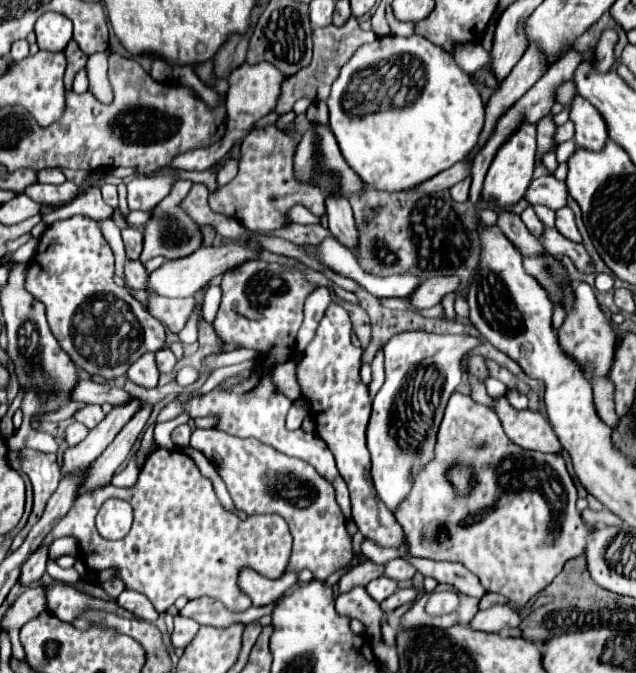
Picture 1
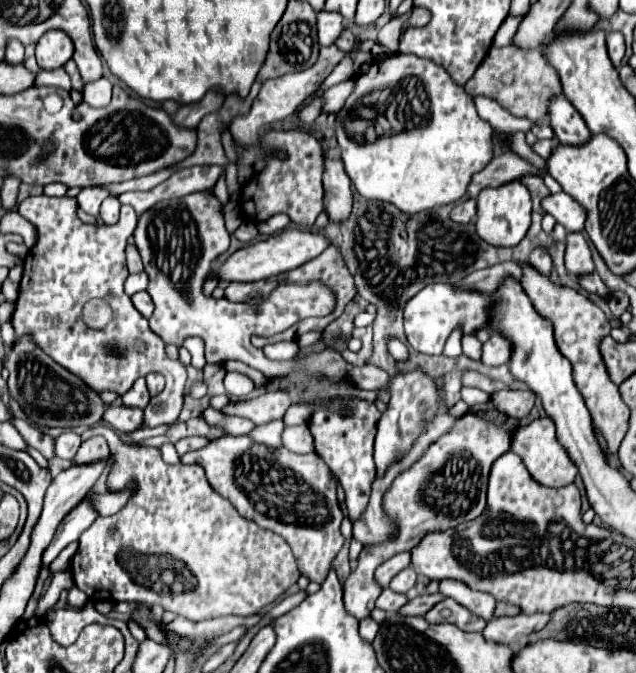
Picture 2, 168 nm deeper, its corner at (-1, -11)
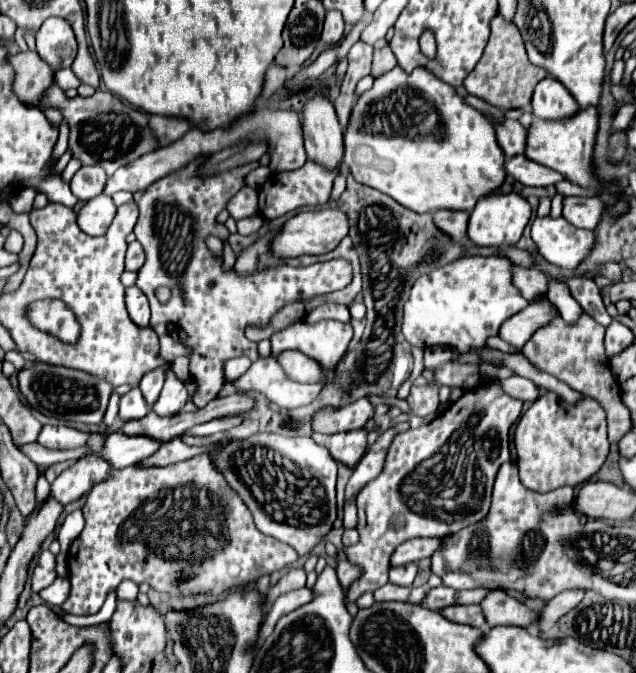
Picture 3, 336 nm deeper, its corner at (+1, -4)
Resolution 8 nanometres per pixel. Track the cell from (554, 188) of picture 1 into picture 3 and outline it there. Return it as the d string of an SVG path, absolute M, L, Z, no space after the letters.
M564 196L564 218L576 226L594 230L598 220L604 214L604 202L598 198L582 198L582 196Z

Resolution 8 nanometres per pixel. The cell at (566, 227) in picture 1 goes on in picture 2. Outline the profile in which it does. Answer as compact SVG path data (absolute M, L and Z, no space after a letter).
M580 233L568 235L568 249L566 249L566 269L572 277L584 277L594 273L592 255L588 249L588 243Z

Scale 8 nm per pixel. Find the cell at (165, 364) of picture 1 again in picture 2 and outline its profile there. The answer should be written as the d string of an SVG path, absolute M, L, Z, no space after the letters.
M150 373L150 375L146 377L146 383L148 383L148 391L150 391L152 397L158 395L158 393L164 389L164 379L162 379L162 375L158 375L158 373Z

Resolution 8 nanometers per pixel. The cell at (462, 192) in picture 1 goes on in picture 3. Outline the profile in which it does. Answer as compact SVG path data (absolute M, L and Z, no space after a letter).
M434 212L434 222L442 232L460 242L466 236L468 216L468 212Z

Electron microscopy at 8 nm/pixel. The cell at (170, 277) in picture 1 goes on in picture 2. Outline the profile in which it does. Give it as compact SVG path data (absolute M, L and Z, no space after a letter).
M284 229L282 233L268 237L266 241L258 241L238 249L224 265L218 267L216 275L222 281L258 281L258 279L276 277L300 267L302 263L308 263L310 259L318 257L326 247L330 247L330 239L322 231L312 233L302 229Z

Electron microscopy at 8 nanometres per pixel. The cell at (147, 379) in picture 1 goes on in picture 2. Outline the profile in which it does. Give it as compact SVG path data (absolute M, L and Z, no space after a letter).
M138 379L138 381L132 385L132 389L122 395L122 403L124 403L126 407L144 409L144 407L148 405L148 401L150 401L150 395L148 395L148 391L146 391L146 381L144 381L144 379Z

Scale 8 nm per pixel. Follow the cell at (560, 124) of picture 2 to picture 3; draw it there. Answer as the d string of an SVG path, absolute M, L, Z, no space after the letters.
M552 76L538 82L532 96L532 114L540 120L570 120L580 106L574 96Z

